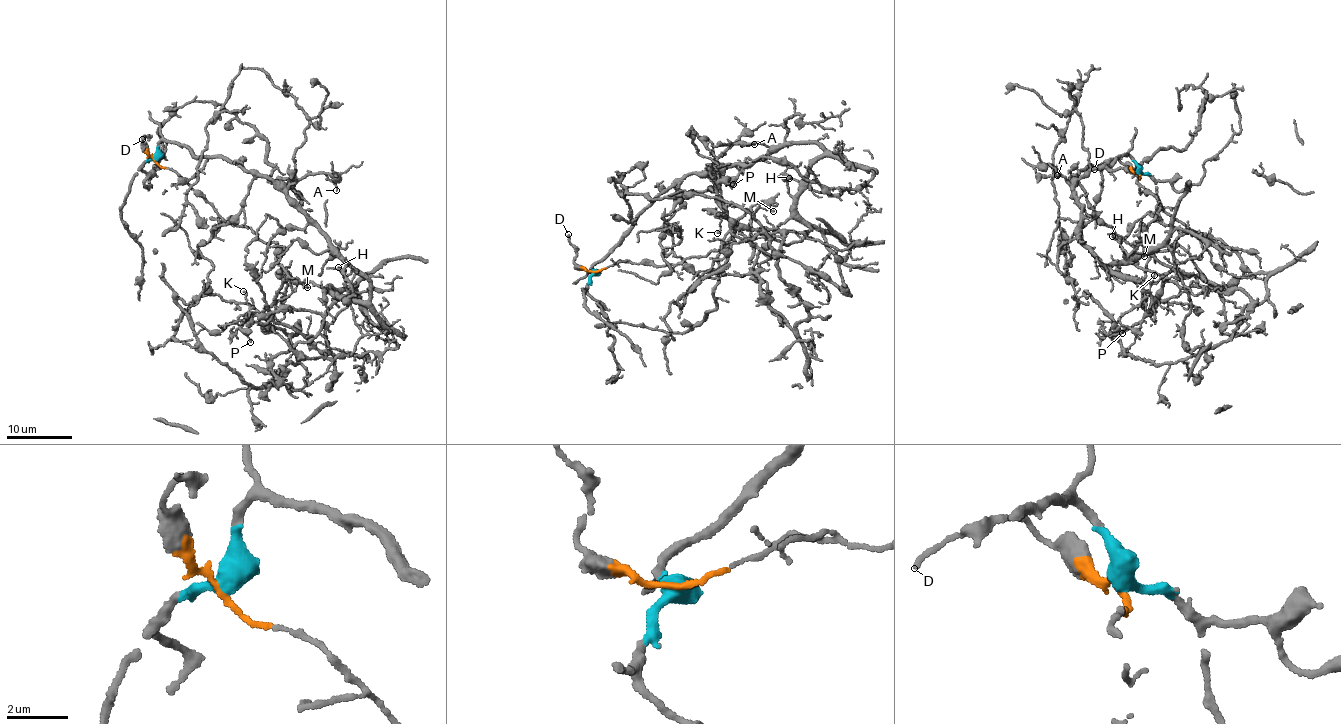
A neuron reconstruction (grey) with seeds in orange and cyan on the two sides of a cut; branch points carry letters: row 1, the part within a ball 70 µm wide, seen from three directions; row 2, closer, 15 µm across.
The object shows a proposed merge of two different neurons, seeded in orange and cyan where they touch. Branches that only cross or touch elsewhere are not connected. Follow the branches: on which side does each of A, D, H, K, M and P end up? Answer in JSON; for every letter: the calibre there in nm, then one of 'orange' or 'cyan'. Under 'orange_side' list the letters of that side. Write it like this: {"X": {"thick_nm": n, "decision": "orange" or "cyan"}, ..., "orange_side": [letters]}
{"A": {"thick_nm": 110, "decision": "cyan"}, "D": {"thick_nm": 180, "decision": "orange"}, "H": {"thick_nm": 130, "decision": "cyan"}, "K": {"thick_nm": 140, "decision": "cyan"}, "M": {"thick_nm": 100, "decision": "orange"}, "P": {"thick_nm": 110, "decision": "cyan"}, "orange_side": ["D", "M"]}

